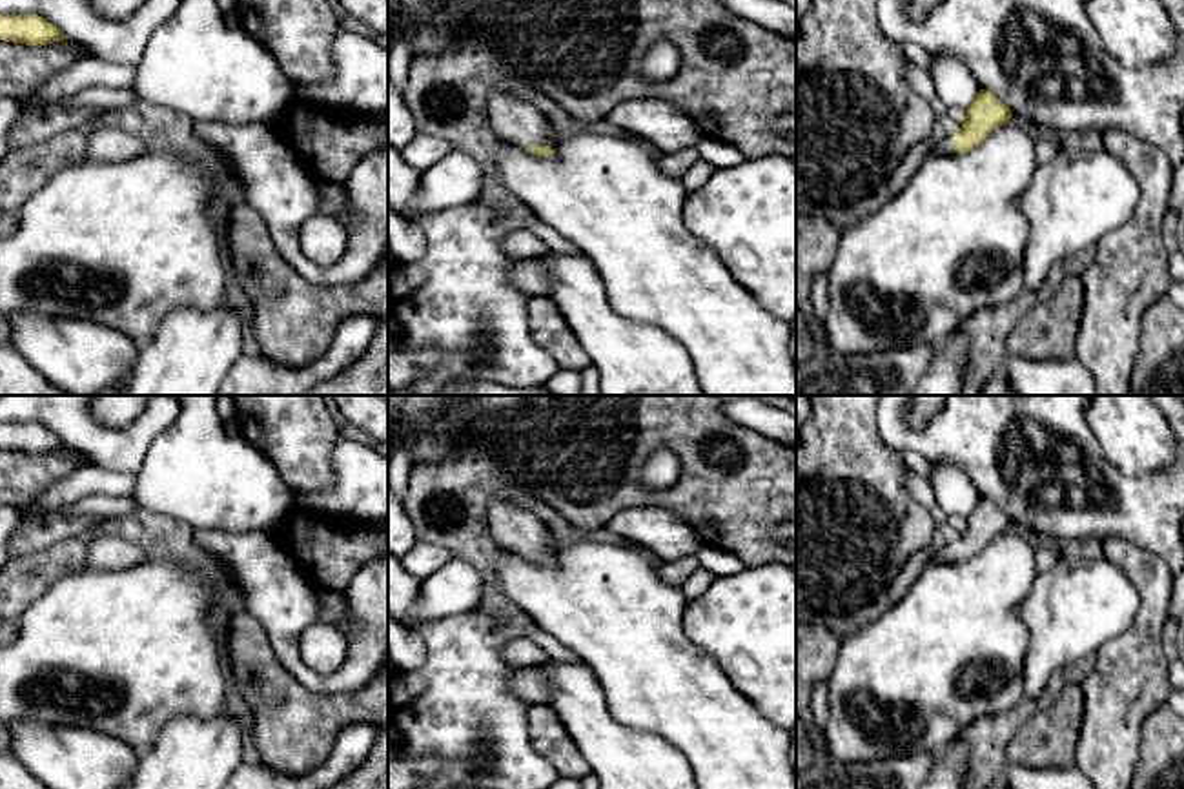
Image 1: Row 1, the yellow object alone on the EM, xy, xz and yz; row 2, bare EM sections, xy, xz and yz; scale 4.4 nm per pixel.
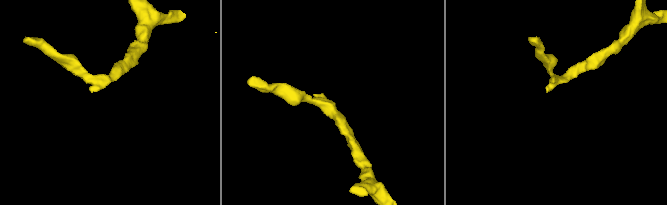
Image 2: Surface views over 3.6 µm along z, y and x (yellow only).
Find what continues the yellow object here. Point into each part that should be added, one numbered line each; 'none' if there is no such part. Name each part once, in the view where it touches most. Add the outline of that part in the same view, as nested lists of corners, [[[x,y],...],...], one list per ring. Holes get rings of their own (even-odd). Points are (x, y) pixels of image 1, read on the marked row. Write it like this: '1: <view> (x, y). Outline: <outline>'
1: xz (514, 119). Outline: [[[494,87],[486,106],[490,128],[501,140],[521,149],[554,146],[554,128],[526,97]]]

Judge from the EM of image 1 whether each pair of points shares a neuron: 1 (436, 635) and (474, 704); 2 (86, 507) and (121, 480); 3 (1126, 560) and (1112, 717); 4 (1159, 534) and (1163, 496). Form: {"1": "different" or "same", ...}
{"1": "same", "2": "different", "3": "same", "4": "same"}

